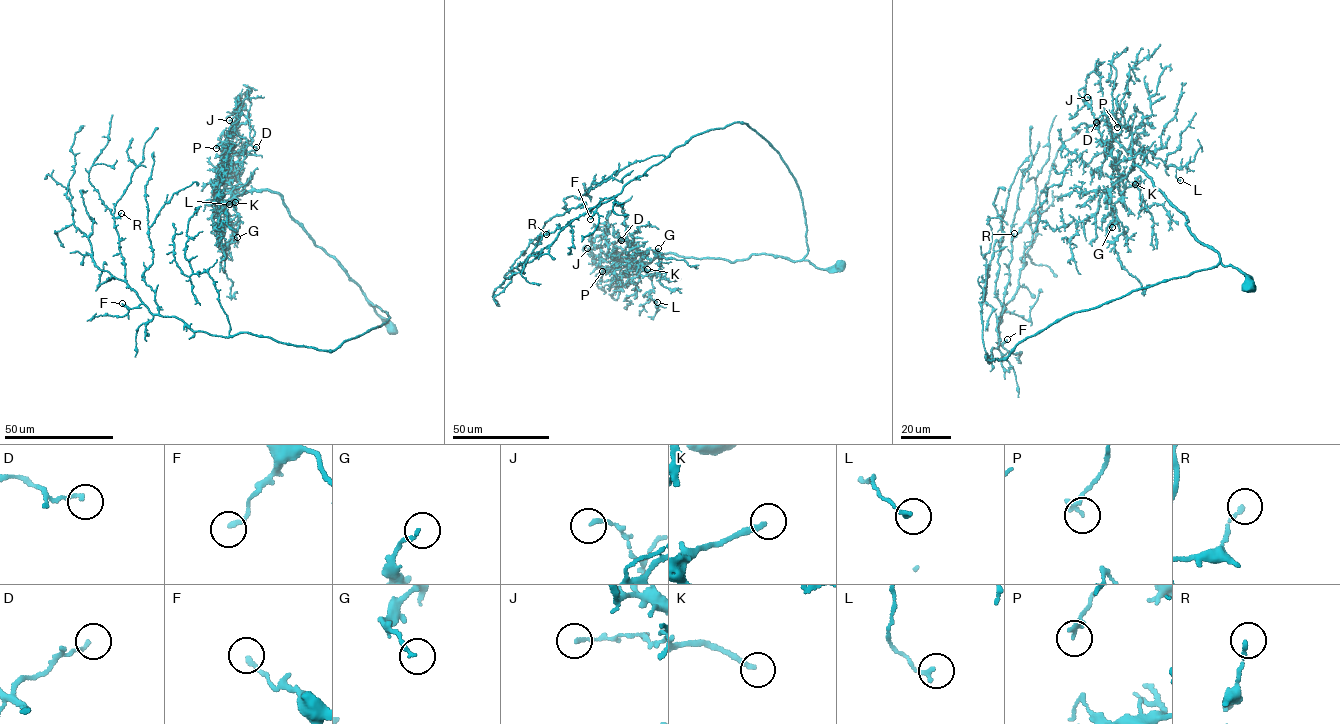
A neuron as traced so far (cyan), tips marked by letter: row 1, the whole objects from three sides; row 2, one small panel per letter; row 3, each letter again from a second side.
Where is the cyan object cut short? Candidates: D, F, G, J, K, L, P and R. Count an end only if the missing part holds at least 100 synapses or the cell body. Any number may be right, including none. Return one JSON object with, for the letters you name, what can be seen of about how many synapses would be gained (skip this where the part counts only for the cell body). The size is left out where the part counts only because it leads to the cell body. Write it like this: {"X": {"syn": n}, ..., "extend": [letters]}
{"K": {"syn": 190}, "extend": ["K"]}

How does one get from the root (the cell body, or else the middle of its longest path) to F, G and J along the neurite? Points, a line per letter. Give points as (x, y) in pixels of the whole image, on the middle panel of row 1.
F: (839, 265), (820, 268), (803, 260), (800, 192), (776, 150), (740, 122), (692, 136), (590, 219)
G: (839, 265), (820, 268), (807, 261), (765, 254), (733, 262), (668, 253), (640, 261), (640, 252), (658, 248)
J: (839, 265), (820, 268), (807, 261), (769, 254), (733, 262), (668, 253), (634, 269), (612, 243), (587, 248)

